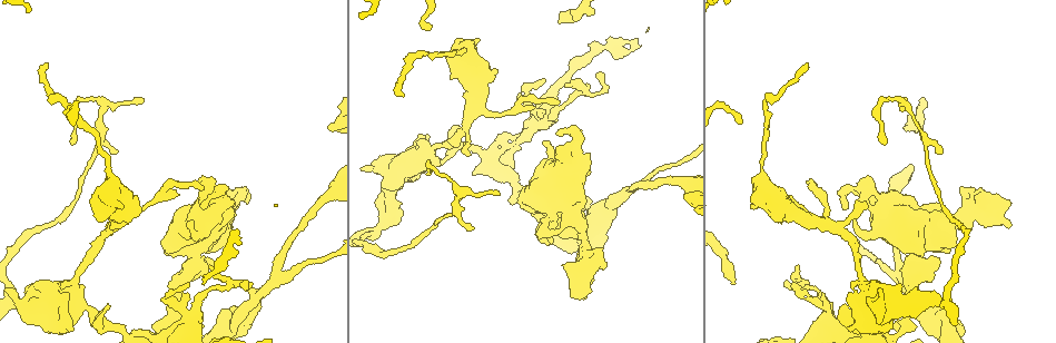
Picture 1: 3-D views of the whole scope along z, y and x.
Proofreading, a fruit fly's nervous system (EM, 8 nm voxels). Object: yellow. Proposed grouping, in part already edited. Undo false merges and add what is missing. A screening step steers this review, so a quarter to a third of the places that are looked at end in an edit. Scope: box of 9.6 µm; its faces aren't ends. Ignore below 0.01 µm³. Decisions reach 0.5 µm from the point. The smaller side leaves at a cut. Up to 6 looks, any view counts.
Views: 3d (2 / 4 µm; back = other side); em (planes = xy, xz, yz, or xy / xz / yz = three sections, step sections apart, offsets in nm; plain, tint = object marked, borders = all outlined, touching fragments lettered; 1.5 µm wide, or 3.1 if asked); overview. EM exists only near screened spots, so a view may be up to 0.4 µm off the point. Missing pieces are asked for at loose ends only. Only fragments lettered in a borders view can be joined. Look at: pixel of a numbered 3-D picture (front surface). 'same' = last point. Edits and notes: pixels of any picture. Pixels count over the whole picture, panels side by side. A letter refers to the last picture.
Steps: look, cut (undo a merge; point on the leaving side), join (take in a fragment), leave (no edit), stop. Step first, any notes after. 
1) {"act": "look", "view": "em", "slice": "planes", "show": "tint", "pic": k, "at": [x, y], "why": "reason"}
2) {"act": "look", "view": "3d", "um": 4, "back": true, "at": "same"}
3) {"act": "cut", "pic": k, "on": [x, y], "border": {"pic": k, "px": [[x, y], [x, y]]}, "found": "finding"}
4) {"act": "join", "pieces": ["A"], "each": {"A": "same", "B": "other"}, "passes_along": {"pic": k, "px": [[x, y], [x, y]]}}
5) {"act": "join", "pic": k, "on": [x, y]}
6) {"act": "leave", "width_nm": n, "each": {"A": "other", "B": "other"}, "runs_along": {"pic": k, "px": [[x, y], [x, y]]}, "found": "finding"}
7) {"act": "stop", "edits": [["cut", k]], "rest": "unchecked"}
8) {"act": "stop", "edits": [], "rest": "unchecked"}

{"act": "look", "view": "3d", "um": 4, "pic": 1, "at": [205, 282], "why": "free end"}

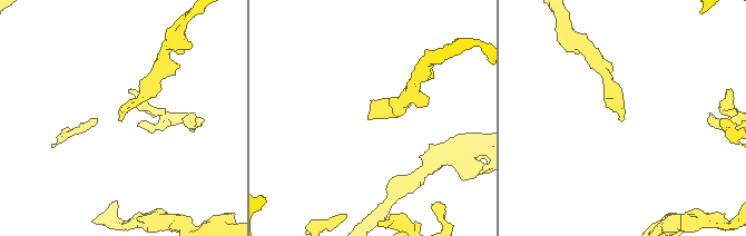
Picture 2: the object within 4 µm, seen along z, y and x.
{"act": "look", "view": "em", "slice": "xz", "step": 8, "show": "borders", "pic": 2, "at": [368, 119], "why": "shape alone is not enough"}

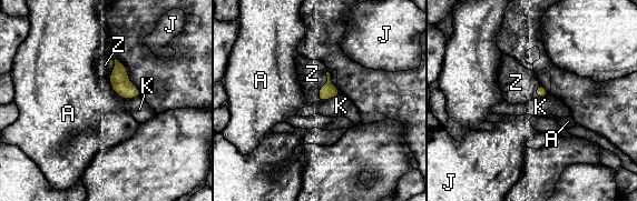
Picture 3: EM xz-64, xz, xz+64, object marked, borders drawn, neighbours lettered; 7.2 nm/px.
{"act": "look", "view": "em", "slice": "yz", "step": 8, "show": "borders", "at": "same"}

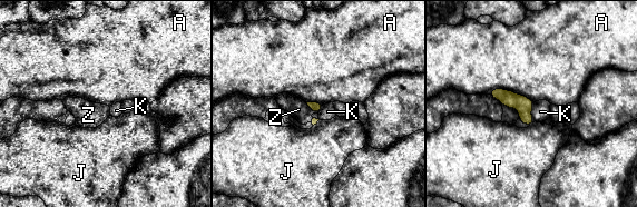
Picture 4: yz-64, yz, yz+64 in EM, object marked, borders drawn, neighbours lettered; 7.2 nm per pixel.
{"act": "join", "pieces": ["Z"], "each": {"A": "other", "J": "other", "K": "other", "Z": "same"}, "found": "the neuron continues"}

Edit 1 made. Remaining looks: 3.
{"act": "look", "view": "overview"}

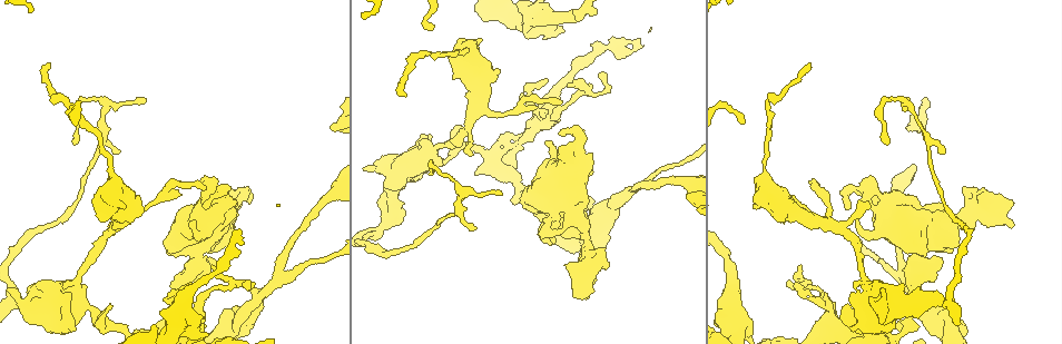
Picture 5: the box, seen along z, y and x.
{"act": "look", "view": "em", "slice": "xy", "step": 8, "show": "borders", "pic": 5, "at": [420, 141], "why": "free end"}

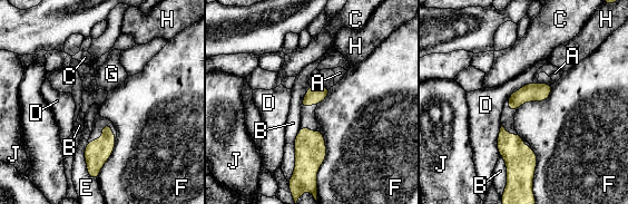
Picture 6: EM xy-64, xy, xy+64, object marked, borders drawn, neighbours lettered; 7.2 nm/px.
{"act": "look", "view": "em", "slice": "planes", "show": "borders", "at": "same", "why": "cut it another way"}

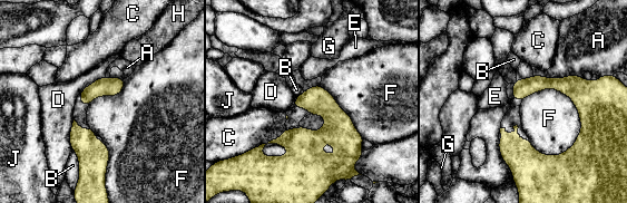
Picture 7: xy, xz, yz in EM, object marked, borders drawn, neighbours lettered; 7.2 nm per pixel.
{"act": "leave", "each": {"A": "other", "B": "other", "C": "other", "D": "other", "E": "other", "F": "other", "G": "other", "H": "other", "J": "other"}, "found": "no lettered fragment goes on from it"}

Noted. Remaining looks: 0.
{"act": "stop", "edits": [["join", 4]], "rest": "unchecked"}

